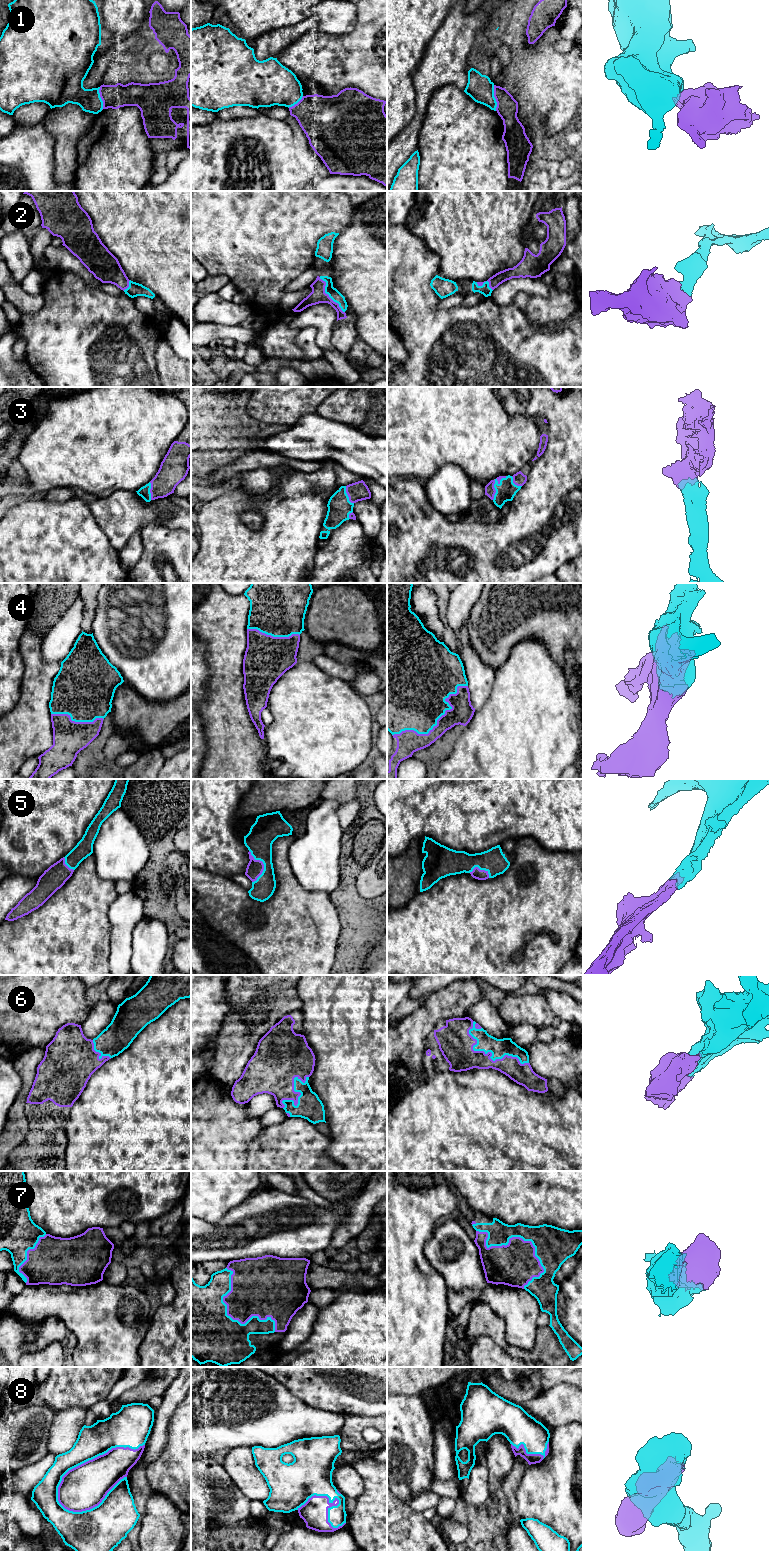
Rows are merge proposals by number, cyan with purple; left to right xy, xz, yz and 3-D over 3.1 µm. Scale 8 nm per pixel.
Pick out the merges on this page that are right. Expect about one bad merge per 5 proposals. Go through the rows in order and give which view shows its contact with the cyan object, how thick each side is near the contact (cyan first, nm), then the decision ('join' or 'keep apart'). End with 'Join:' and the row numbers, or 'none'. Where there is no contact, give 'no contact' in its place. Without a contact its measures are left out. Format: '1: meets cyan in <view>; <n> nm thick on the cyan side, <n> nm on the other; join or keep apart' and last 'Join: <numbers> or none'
1: meets cyan in yz; 200 nm thick on the cyan side, 180 nm on the other; keep apart
2: meets cyan in xz; 90 nm thick on the cyan side, 120 nm on the other; join
3: meets cyan in yz; 160 nm thick on the cyan side, 90 nm on the other; join
4: meets cyan in yz; 500 nm thick on the cyan side, 180 nm on the other; join
5: meets cyan in xz; 220 nm thick on the cyan side, 130 nm on the other; join
6: meets cyan in yz; 150 nm thick on the cyan side, 240 nm on the other; join
7: meets cyan in yz; 190 nm thick on the cyan side, 340 nm on the other; join
8: meets cyan in xy; 260 nm thick on the cyan side, 360 nm on the other; join
Join: 2, 3, 4, 5, 6, 7, 8

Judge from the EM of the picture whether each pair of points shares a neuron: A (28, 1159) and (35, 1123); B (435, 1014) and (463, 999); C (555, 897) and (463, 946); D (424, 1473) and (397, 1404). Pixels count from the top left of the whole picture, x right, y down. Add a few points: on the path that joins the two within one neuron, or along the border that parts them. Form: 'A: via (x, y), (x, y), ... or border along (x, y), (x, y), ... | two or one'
A: via (35, 1150), (35, 1132) | one
B: via (442, 1007), (456, 999) | one
C: via (532, 897), (491, 919), (486, 924) | one
D: via (408, 1456), (408, 1445), (397, 1434), (397, 1421) | one

